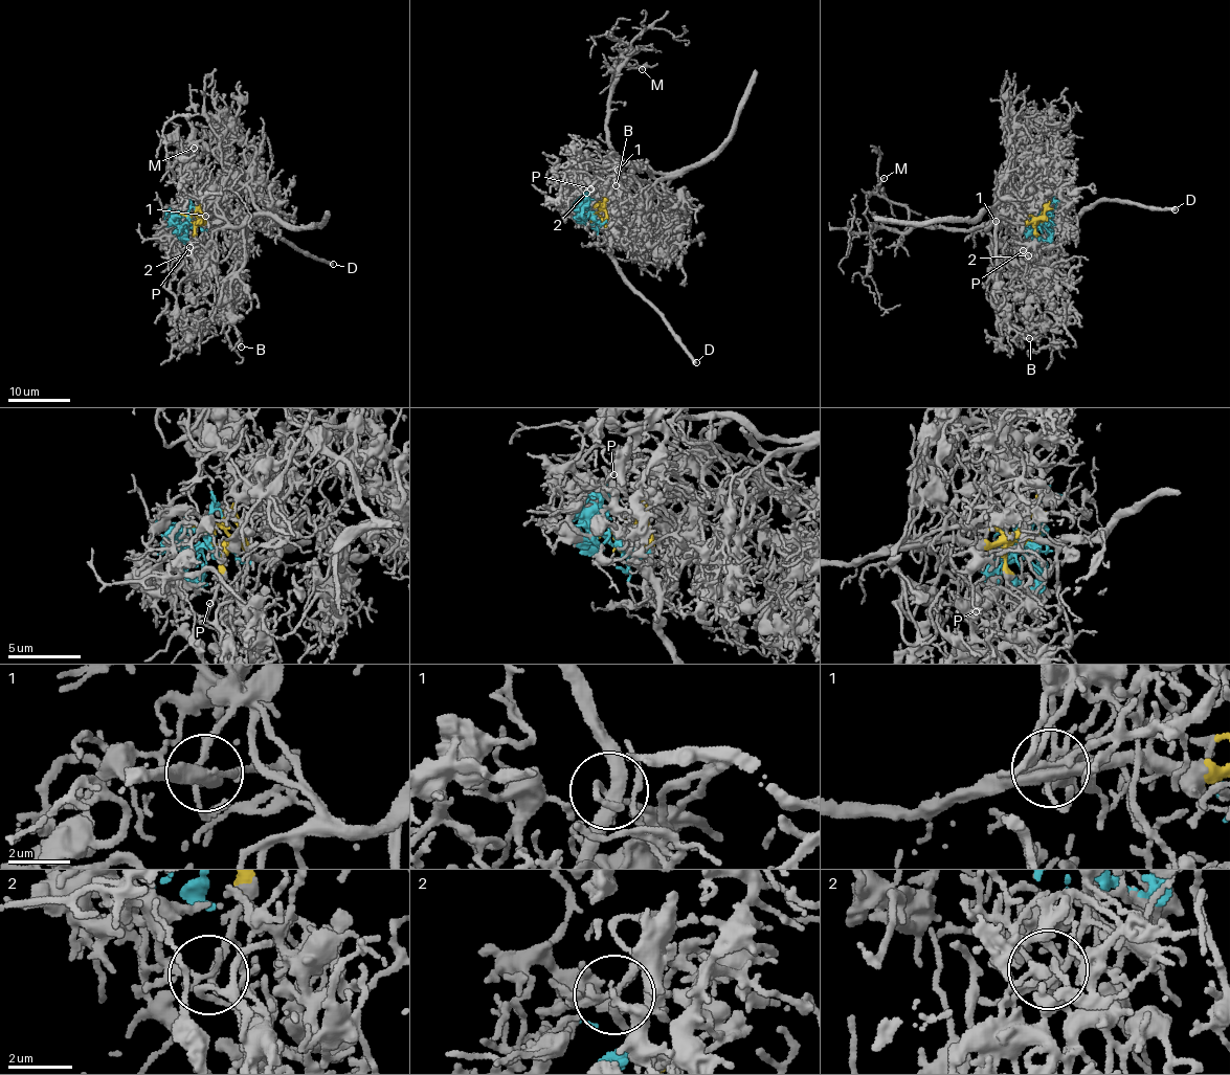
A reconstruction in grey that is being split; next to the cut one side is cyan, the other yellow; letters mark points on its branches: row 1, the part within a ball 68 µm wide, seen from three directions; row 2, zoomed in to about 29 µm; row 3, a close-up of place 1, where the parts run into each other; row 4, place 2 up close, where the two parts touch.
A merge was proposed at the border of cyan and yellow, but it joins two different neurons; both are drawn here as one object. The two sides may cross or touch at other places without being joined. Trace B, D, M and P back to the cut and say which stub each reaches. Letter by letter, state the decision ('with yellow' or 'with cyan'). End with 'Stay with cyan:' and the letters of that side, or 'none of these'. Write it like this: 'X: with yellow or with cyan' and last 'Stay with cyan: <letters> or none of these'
B: with cyan
D: with yellow
M: with yellow
P: with cyan
Stay with cyan: B, P

